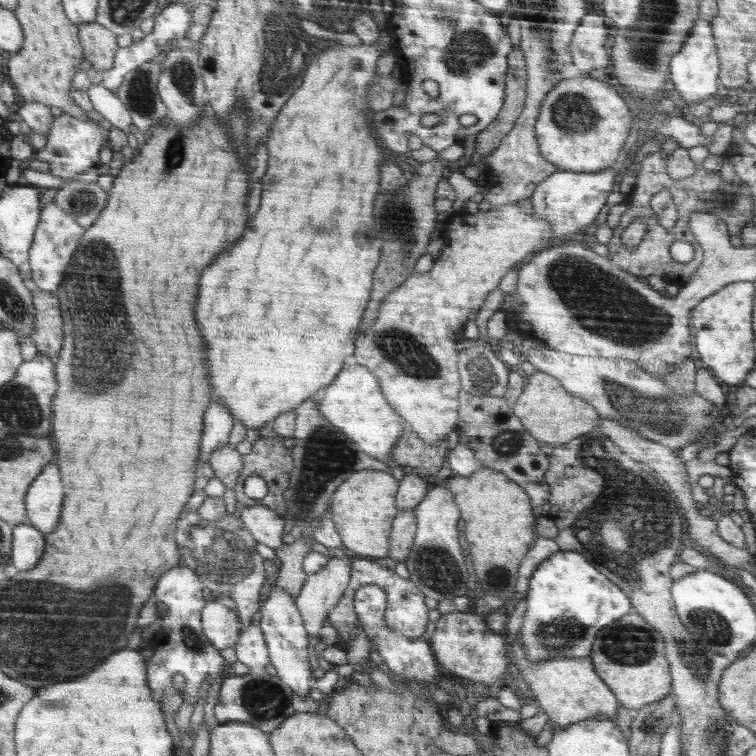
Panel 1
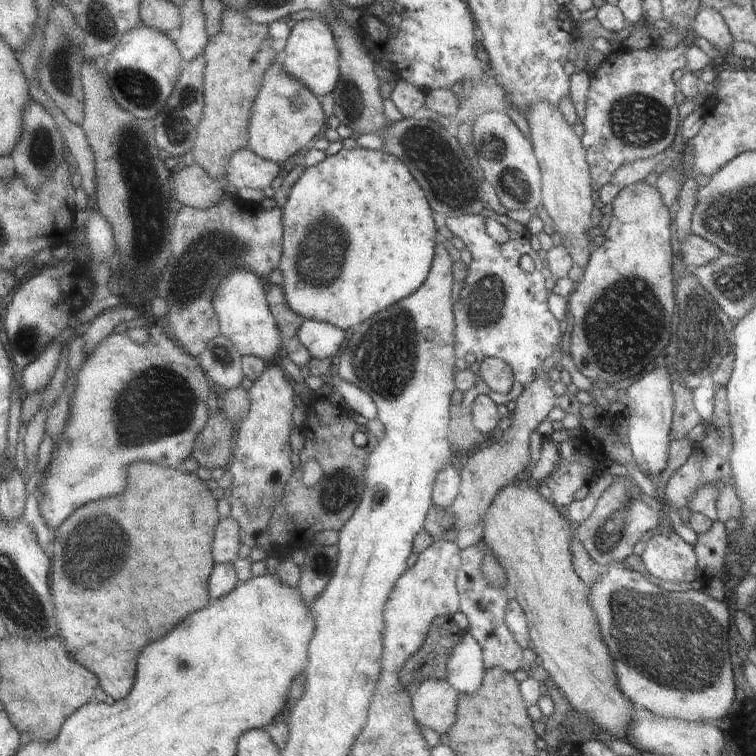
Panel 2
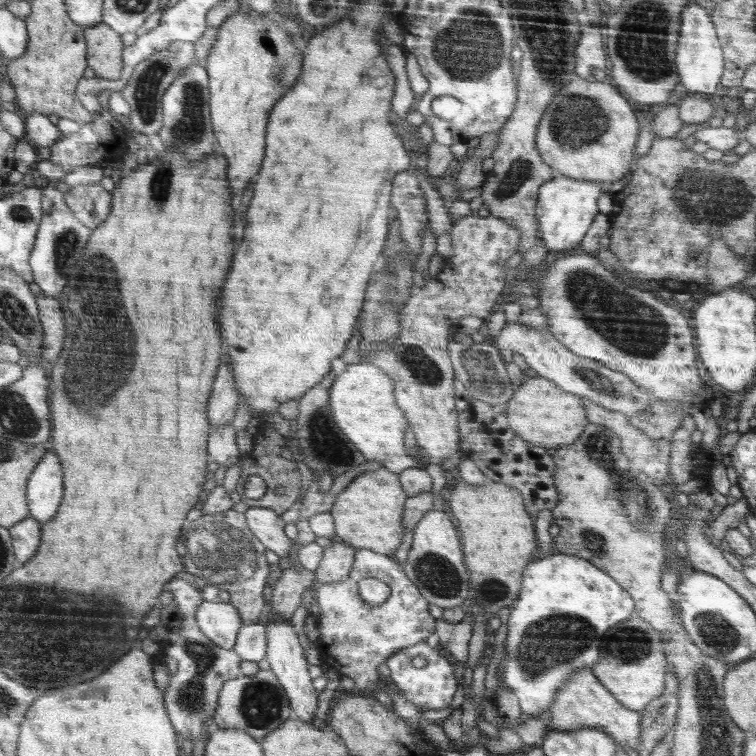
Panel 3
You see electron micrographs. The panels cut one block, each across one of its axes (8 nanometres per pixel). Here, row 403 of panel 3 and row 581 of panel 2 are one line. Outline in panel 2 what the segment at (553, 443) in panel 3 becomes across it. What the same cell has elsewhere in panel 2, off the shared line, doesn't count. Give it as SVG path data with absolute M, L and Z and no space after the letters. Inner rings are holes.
M515 480L498 492L486 510L482 546L487 547L504 568L506 589L515 597L528 622L530 645L544 670L572 705L573 711L580 712L590 722L616 736L616 739L623 740L632 722L633 706L631 700L620 692L616 682L611 649L600 633L599 618L592 608L591 588L576 573L570 544L572 532L558 510L550 506L534 488L528 488L524 484L528 484L527 480Z

